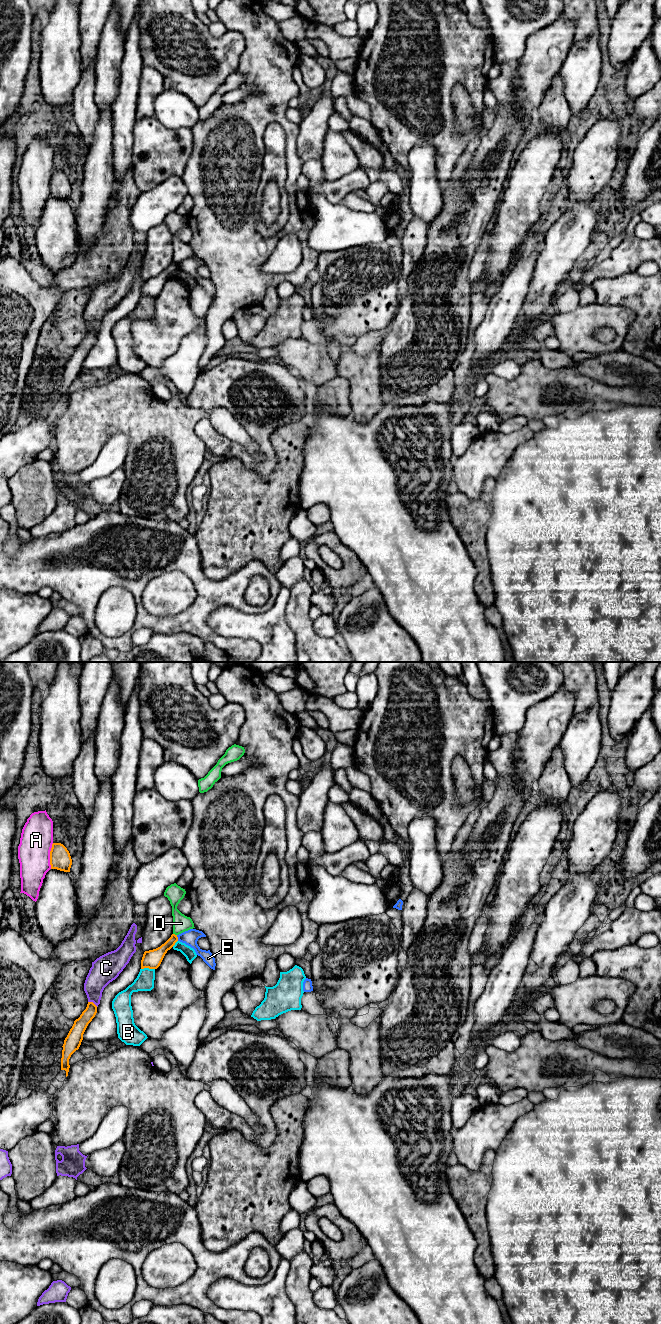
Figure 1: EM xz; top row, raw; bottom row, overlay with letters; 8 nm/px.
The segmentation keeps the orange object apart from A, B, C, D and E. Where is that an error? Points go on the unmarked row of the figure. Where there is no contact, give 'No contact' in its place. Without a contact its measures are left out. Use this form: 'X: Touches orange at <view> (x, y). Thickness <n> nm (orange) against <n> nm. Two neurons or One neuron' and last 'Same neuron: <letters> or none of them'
A: Touches orange at xz (50, 184). Thickness 170 nm (orange) against 260 nm. Two neurons
B: Touches orange at xz (147, 295). Thickness 150 nm (orange) against 140 nm. Two neurons
C: Touches orange at xz (93, 331). Thickness 110 nm (orange) against 200 nm. Two neurons
D: Touches orange at xz (174, 262). Thickness 130 nm (orange) against 140 nm. Two neurons
E: Touches orange at xz (177, 266). Thickness 140 nm (orange) against 120 nm. Two neurons
Same neuron: none of them

